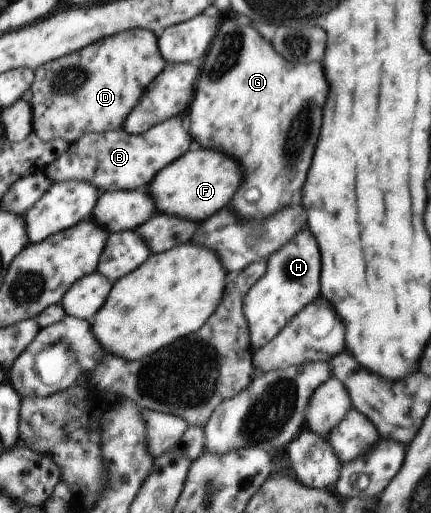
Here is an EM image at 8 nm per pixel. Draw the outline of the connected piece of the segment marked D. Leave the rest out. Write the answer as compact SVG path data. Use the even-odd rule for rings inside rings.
M136 28L96 40L94 43L58 59L42 64L34 70L30 102L33 113L33 132L43 141L64 139L78 142L84 133L104 133L123 127L126 117L136 107L148 84L166 67L158 47L158 36L150 30Z

